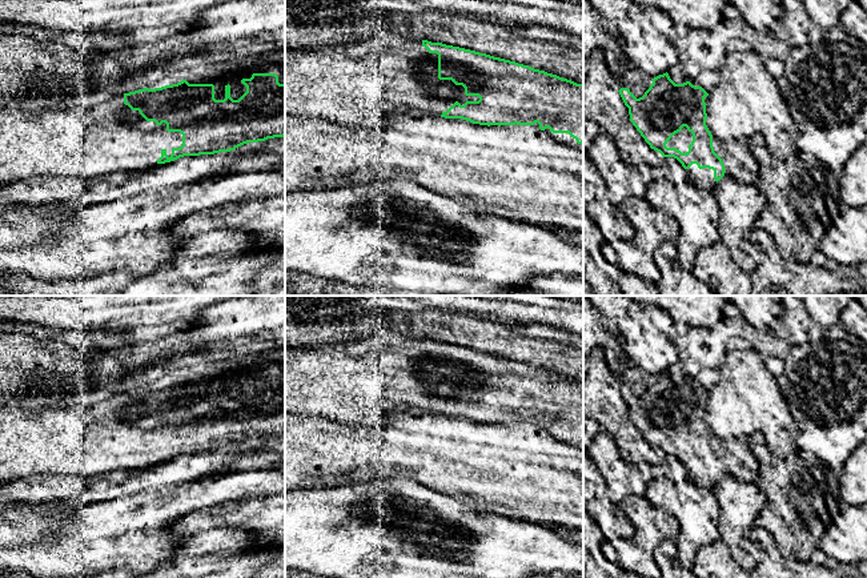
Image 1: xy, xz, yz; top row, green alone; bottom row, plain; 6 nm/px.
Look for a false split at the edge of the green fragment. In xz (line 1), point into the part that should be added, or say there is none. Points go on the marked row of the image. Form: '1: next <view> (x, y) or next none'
1: next xz (362, 83)

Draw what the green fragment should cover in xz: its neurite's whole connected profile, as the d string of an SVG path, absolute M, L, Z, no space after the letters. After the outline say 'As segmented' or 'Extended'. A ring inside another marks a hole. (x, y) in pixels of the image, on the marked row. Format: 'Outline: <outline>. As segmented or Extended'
Outline: M381 37L376 40L366 40L362 43L349 43L334 47L305 48L300 51L285 51L285 115L294 115L302 117L321 117L332 123L344 124L349 127L361 125L365 128L384 128L390 121L390 113L394 109L412 109L426 113L429 116L438 116L445 119L462 119L479 125L533 125L545 131L551 139L567 146L582 145L583 152L583 84L577 84L571 80L562 79L557 75L545 71L534 69L529 65L518 64L515 61L494 57L475 51L446 45L442 43L408 41L396 37Z. Extended

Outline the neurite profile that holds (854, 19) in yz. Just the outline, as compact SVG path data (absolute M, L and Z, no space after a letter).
M851 0L839 16L839 25L846 33L867 45L867 13L860 4Z

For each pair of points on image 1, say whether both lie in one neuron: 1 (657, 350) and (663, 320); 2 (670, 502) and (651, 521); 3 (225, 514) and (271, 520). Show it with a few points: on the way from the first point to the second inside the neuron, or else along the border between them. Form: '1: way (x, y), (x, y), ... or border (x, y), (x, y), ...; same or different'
1: way (657, 342), (657, 328); same
2: border (645, 497), (675, 518), (678, 536); different
3: way (236, 517), (240, 520), (260, 520); same

